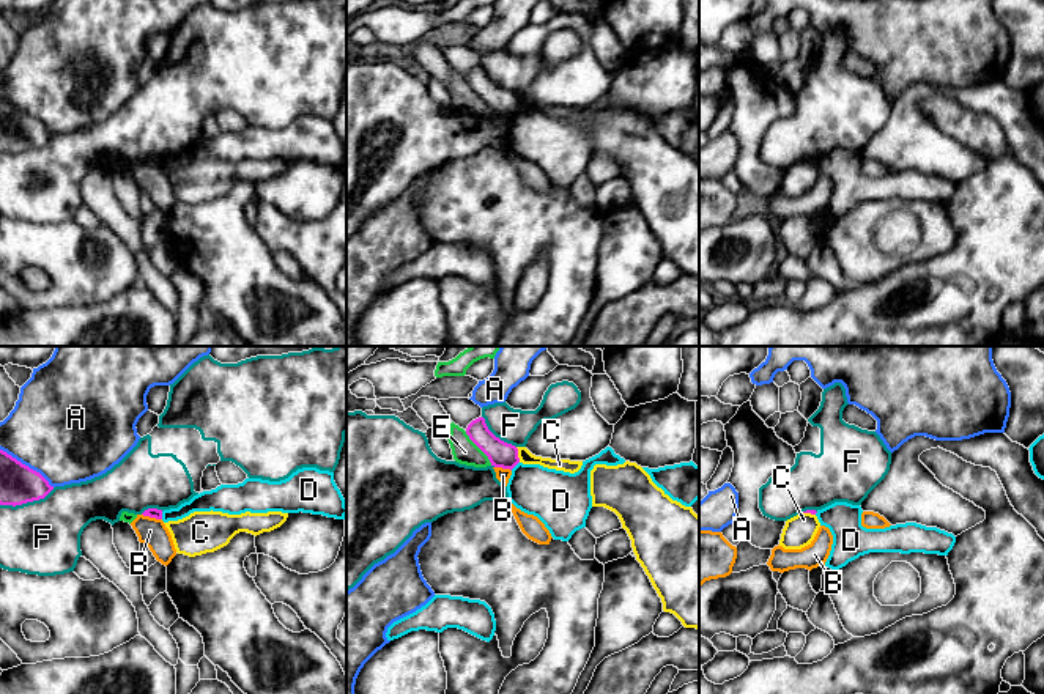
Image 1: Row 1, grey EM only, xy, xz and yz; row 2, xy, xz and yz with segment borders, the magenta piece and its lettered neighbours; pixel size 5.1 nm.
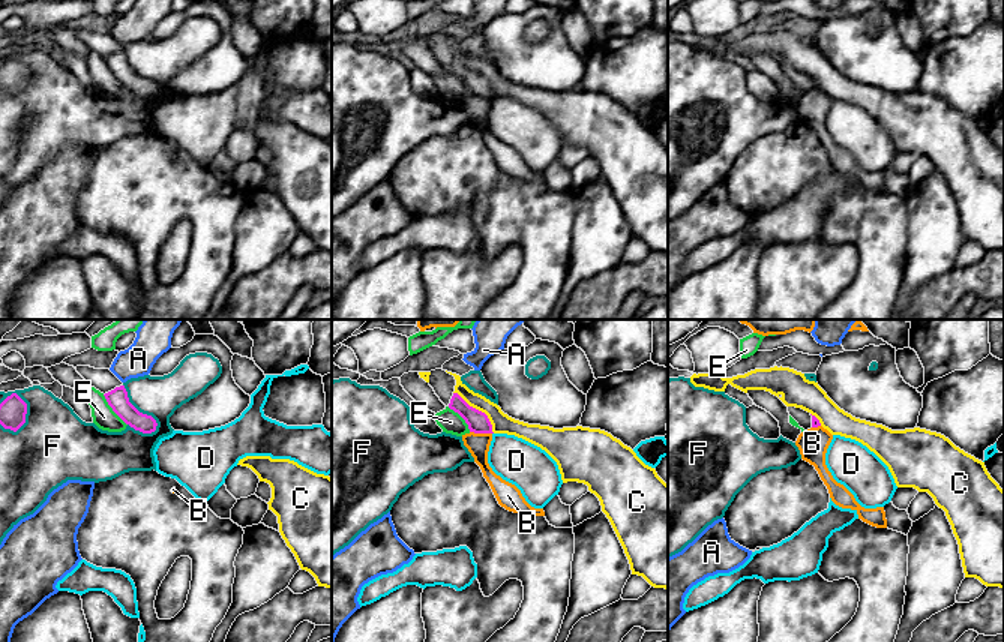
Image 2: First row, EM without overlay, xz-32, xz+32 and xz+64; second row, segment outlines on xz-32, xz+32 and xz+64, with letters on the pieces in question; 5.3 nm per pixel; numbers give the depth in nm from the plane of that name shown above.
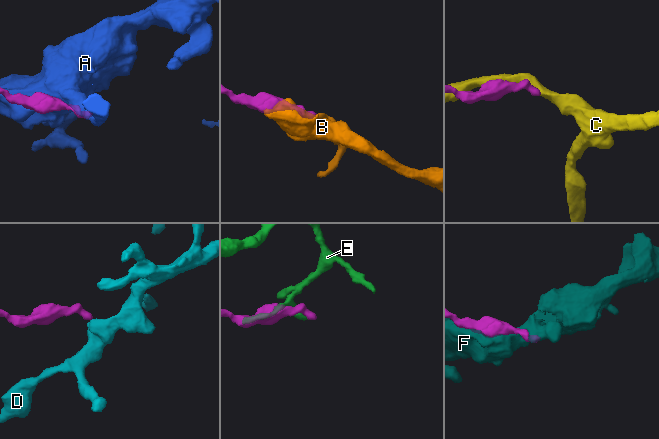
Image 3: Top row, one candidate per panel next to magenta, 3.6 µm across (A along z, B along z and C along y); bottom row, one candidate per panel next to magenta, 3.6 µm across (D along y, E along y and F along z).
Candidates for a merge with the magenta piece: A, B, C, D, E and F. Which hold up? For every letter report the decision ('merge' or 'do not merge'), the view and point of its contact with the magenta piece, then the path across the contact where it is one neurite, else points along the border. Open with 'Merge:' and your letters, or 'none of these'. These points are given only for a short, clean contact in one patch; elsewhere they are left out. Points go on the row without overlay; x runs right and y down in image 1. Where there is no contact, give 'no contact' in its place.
Merge: none of these
A: do not merge | xy (27, 114)
B: do not merge | xy (151, 164) | along xy (142, 161), (161, 167)
C: do not merge | xz (517, 103) | along xz (515, 95), (520, 109)
D: do not merge | xz (514, 114) | along xz (518, 109), (510, 117)
E: do not merge | xz (479, 95)
F: do not merge | xy (27, 148)

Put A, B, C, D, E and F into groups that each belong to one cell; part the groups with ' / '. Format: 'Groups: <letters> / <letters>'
Groups: A / B / C / D / E / F

